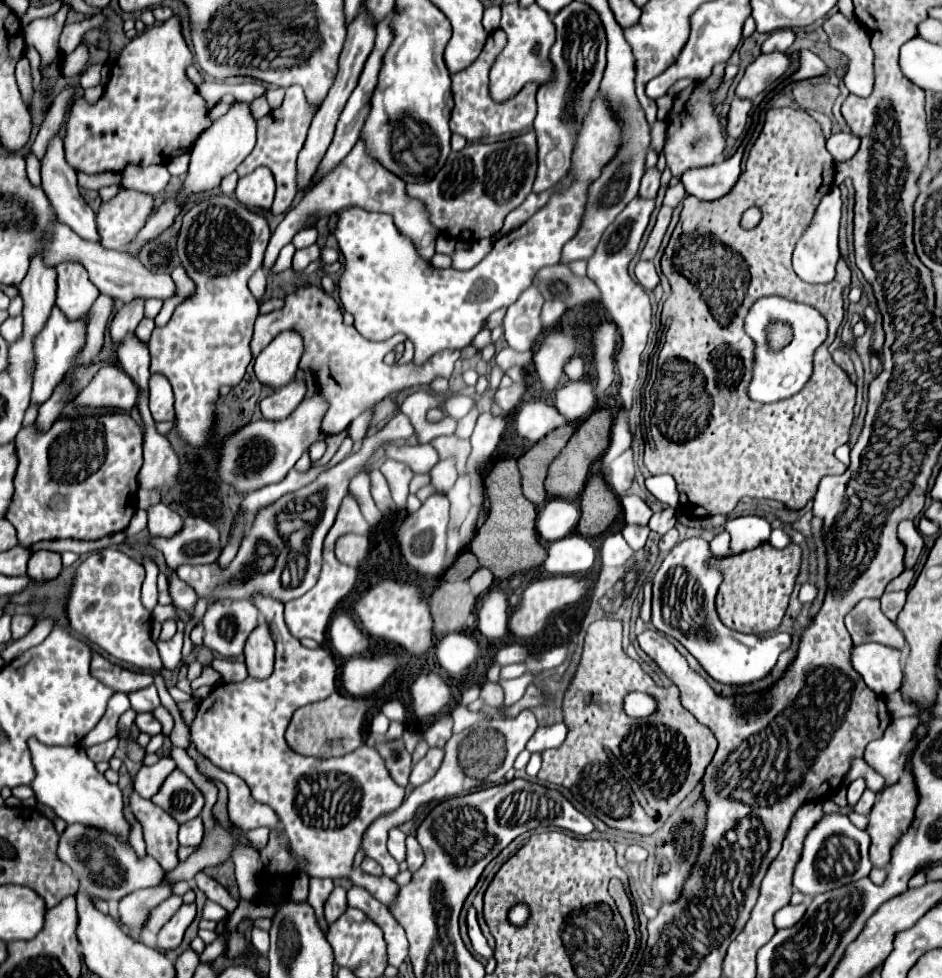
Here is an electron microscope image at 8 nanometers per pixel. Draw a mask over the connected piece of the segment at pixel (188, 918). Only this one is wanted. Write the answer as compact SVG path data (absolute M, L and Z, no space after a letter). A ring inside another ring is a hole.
M182 903L182 907L174 913L174 917L160 929L156 949L158 951L176 949L194 917L196 917L196 903Z

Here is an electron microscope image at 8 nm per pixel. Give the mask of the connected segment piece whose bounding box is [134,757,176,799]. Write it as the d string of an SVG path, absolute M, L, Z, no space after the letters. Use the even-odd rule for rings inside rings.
M162 757L158 763L154 765L142 765L142 769L136 773L134 777L134 791L144 797L150 799L152 795L158 793L162 781L176 769L176 763L172 757Z

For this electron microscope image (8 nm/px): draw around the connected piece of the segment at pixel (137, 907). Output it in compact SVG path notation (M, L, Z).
M160 885L156 889L142 889L126 895L120 899L120 921L128 927L128 935L132 939L140 939L140 929L144 925L144 917L148 917L148 909L156 907L160 901L168 899L172 893L166 885Z

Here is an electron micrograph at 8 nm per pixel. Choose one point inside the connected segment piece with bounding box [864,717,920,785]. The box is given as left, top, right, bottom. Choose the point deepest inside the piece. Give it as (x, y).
(885, 754)

